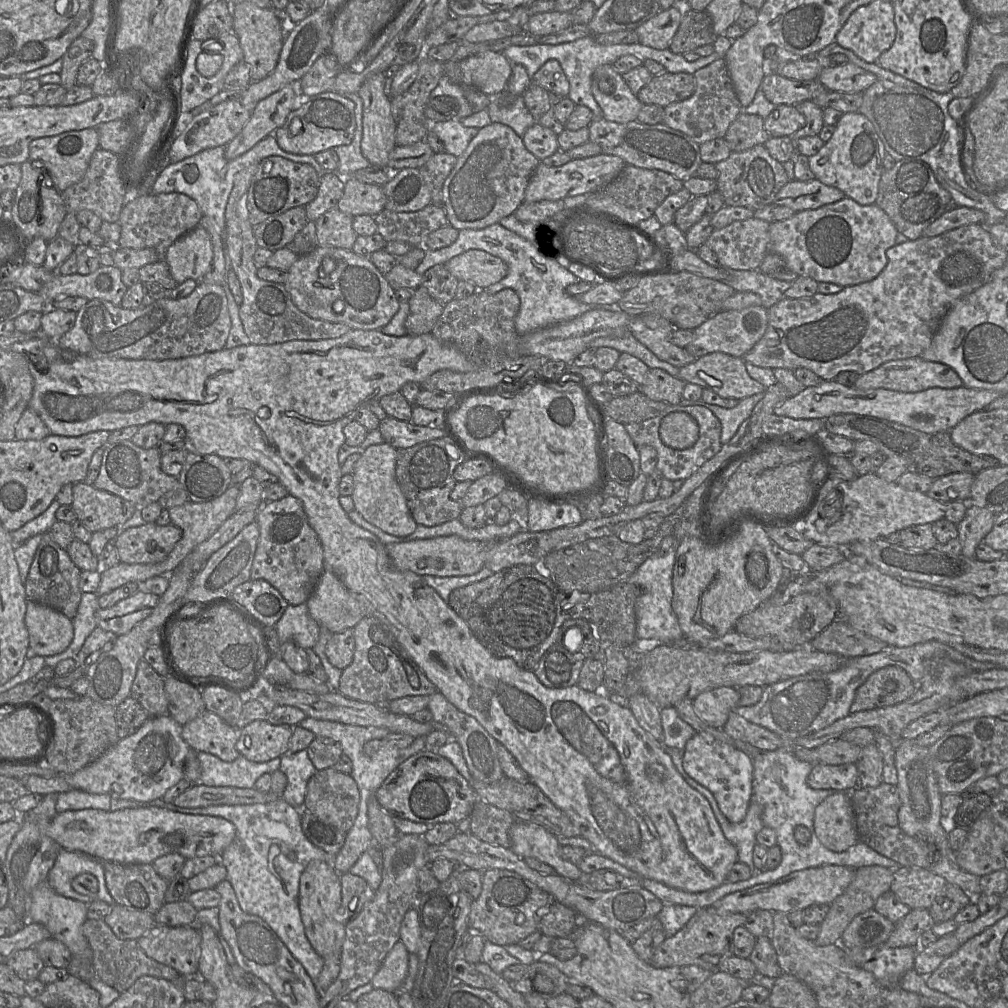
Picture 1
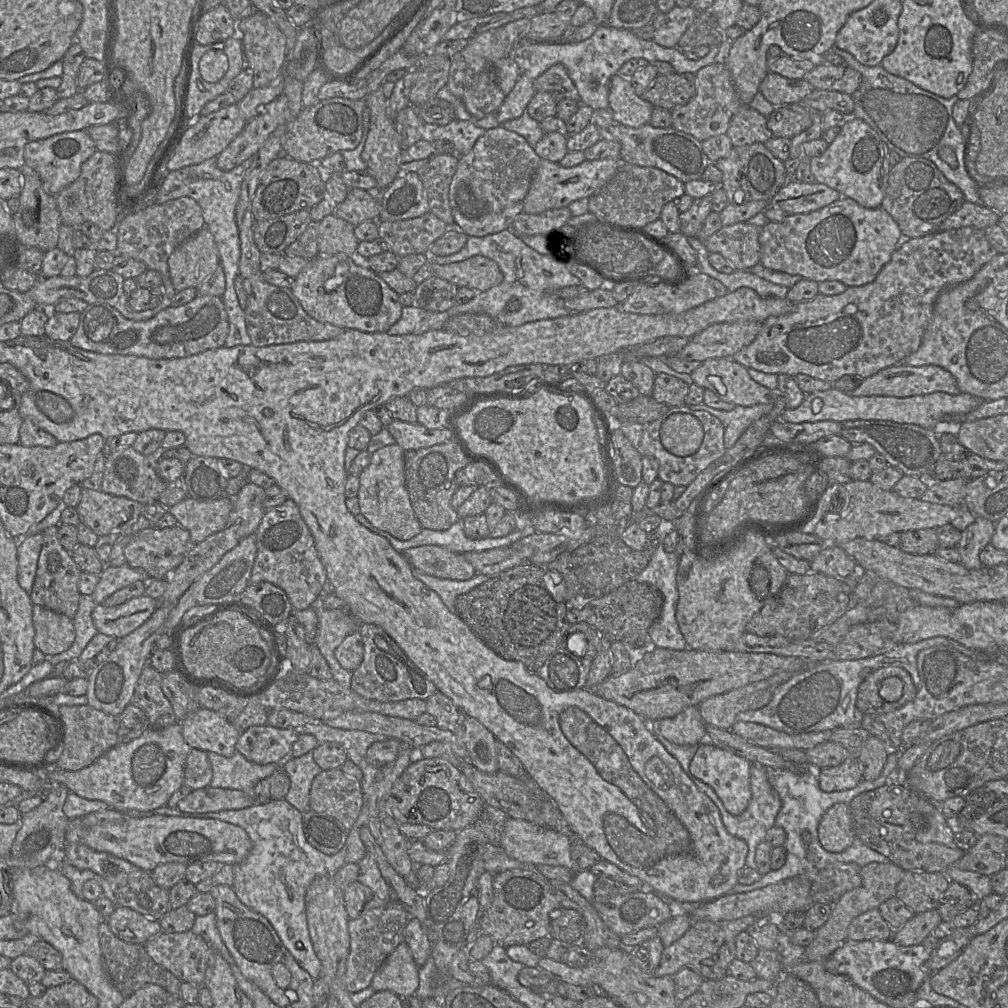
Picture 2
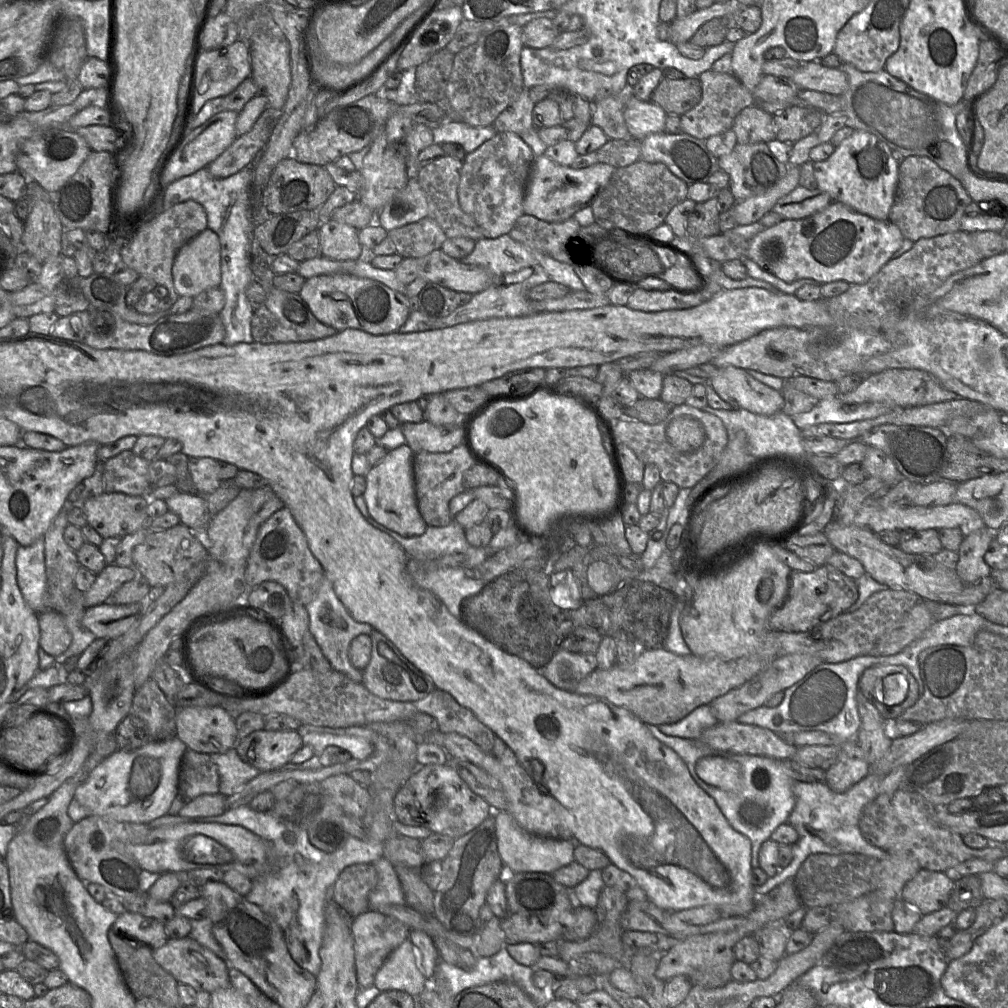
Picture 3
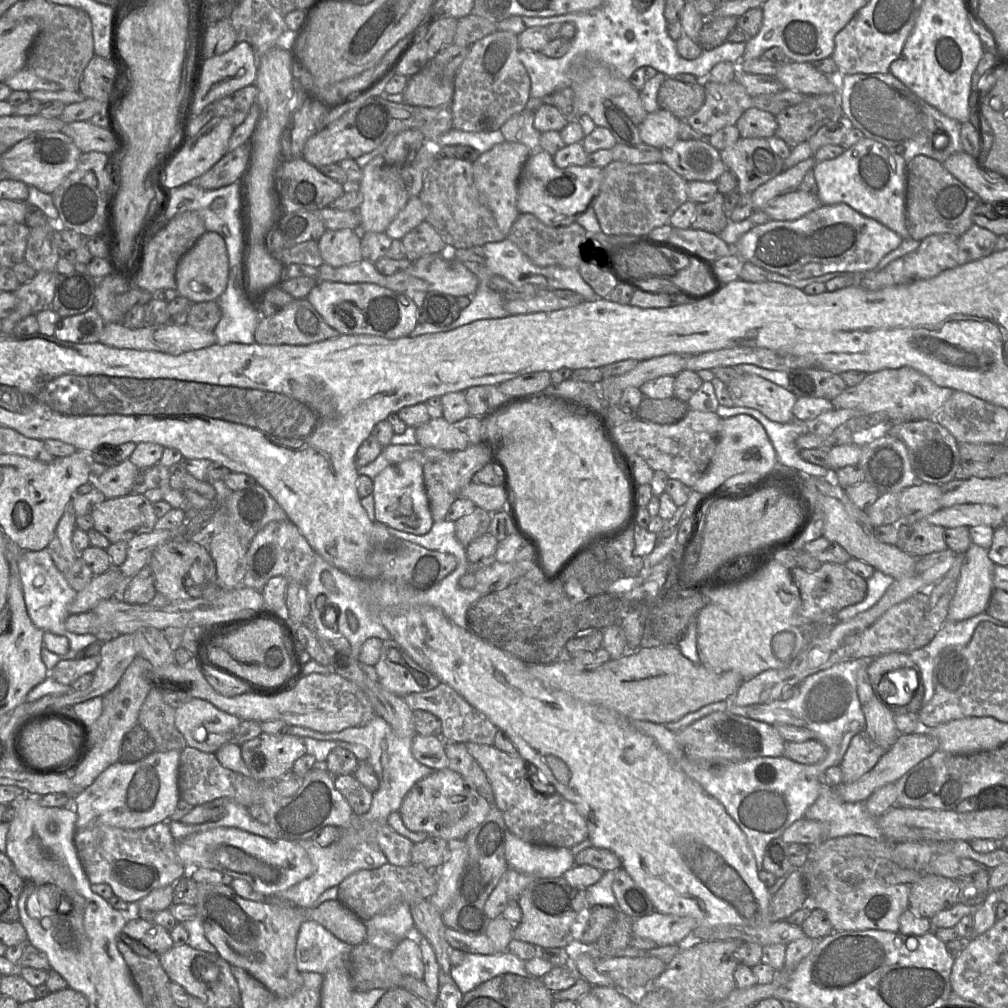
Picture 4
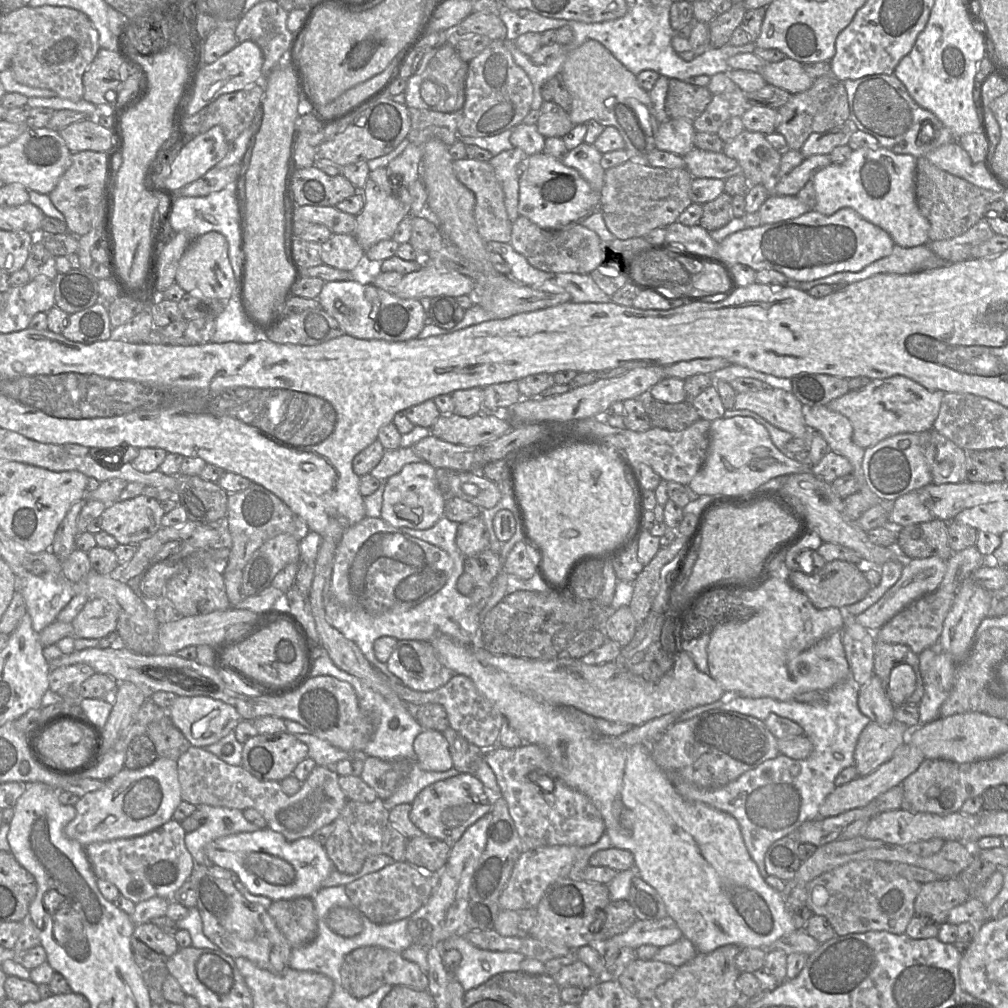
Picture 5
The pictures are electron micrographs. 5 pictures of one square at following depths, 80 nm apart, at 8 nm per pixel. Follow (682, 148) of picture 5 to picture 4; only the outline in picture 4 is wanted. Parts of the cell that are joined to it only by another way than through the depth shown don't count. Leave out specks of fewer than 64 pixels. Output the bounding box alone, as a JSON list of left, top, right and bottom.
[639,109,680,148]

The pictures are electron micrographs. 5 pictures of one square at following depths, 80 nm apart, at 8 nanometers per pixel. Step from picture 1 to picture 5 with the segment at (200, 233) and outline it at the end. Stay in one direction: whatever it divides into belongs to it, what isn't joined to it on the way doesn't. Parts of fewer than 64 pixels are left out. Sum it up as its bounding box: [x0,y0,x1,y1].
[175,231,237,300]

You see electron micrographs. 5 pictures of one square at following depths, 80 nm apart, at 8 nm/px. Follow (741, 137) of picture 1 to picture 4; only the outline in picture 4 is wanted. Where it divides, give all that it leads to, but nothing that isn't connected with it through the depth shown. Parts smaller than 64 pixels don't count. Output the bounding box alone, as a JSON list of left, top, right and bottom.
[735,107,777,139]

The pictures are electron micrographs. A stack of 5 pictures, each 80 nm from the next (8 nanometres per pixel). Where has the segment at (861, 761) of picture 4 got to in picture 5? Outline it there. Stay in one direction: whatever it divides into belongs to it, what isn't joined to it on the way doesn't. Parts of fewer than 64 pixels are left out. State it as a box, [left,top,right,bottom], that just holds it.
[854,721,909,776]

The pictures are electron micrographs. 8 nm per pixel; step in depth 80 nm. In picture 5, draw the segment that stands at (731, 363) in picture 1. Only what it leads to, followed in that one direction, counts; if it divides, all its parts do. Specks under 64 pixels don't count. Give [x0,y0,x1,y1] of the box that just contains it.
[734,386,809,440]

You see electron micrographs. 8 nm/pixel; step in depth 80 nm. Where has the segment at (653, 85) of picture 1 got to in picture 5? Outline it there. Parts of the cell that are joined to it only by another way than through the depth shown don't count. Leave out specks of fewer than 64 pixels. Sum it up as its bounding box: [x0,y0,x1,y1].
[665,78,712,121]

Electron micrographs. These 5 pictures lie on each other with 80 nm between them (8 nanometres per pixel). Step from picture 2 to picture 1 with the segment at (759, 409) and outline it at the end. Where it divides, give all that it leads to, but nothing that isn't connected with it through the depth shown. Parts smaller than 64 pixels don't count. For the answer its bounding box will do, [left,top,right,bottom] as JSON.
[679,393,763,443]

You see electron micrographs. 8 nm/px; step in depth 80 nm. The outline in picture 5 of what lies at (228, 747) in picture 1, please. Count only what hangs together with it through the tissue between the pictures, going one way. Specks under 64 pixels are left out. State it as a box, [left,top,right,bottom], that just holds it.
[169,695,242,748]

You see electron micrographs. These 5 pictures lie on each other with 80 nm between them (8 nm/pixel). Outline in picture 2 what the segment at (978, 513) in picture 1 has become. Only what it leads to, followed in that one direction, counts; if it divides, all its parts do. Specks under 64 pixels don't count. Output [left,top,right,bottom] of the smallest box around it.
[957,517,995,570]

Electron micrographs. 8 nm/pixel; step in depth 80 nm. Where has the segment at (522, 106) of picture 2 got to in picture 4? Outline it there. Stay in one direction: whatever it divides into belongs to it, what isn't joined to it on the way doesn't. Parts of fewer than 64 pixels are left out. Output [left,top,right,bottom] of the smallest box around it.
[500,109,540,152]

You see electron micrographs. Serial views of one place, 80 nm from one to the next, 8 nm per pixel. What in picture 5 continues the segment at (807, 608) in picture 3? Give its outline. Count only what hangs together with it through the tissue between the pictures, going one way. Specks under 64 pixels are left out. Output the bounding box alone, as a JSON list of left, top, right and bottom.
[788,560,871,609]

